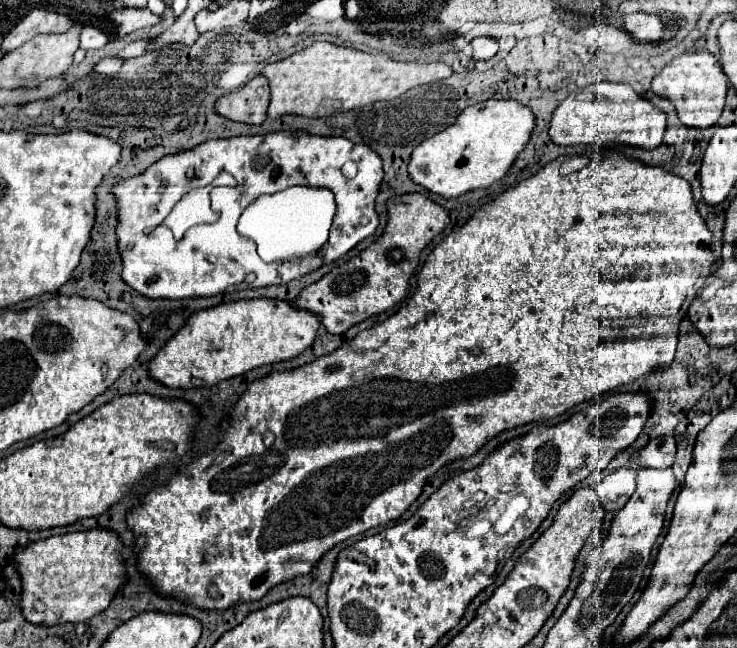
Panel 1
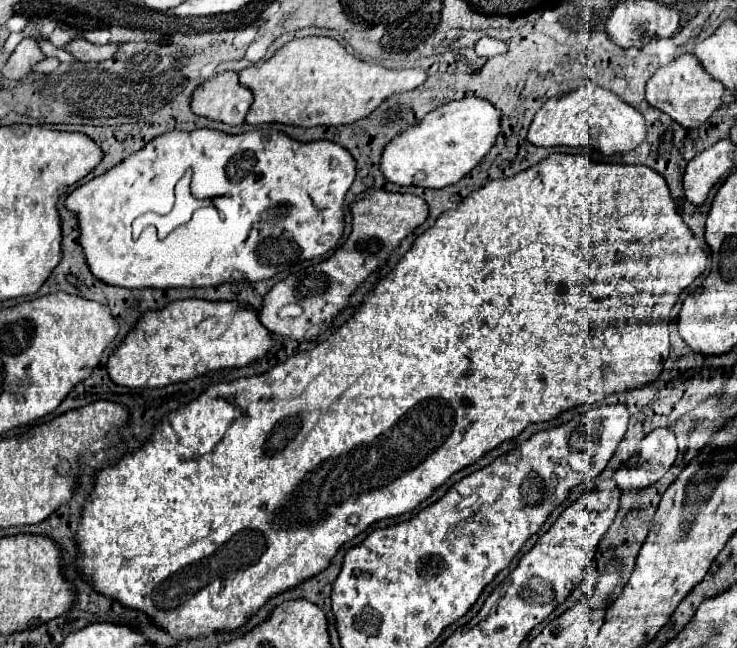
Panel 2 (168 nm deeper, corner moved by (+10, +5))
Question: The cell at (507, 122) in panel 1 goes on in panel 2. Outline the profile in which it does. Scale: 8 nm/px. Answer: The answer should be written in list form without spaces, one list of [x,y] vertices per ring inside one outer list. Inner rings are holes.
[[[461,98],[439,106],[437,110],[429,112],[419,126],[413,126],[401,132],[383,152],[381,158],[381,172],[389,182],[397,182],[401,186],[425,186],[425,188],[445,188],[457,184],[465,174],[469,174],[493,148],[497,136],[501,134],[501,110],[497,110],[485,98]]]

